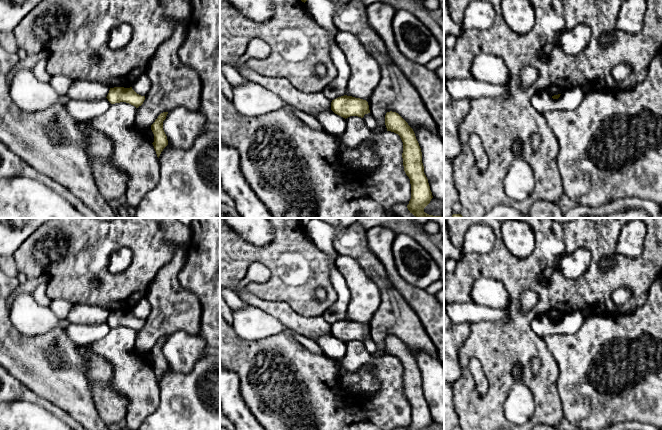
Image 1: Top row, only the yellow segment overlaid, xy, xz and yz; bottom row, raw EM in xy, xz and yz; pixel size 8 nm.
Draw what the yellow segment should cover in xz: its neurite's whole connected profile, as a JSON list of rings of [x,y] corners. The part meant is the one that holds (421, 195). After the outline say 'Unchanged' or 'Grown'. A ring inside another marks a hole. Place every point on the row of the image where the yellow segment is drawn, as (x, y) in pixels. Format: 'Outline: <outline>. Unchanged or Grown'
Outline: [[[387,112],[385,115],[387,131],[398,134],[403,142],[403,166],[410,179],[411,199],[408,210],[417,218],[444,218],[424,212],[424,208],[433,198],[428,179],[424,173],[422,152],[413,129],[396,112]]]. Unchanged

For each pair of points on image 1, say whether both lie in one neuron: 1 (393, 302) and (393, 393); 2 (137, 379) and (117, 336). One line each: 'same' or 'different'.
1: different
2: same

